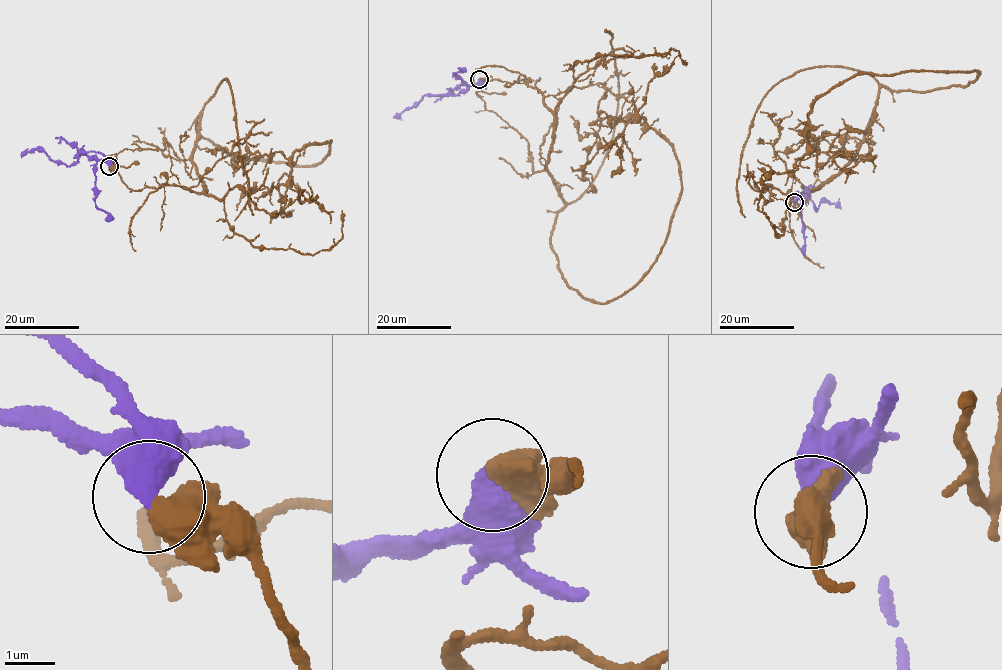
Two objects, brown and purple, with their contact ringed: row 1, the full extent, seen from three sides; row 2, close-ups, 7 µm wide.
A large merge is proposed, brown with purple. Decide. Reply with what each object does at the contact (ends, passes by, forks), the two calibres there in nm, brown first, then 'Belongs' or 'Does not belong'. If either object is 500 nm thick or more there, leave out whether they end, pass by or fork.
Thickness 600 nm (brown) against 550 nm. Belongs

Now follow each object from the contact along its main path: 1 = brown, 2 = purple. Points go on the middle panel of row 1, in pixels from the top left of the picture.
1: (479, 79), (542, 94), (565, 205), (551, 249), (610, 302), (663, 245), (674, 148), (602, 119), (587, 191)
2: (479, 79), (456, 95), (425, 95), (393, 117)

